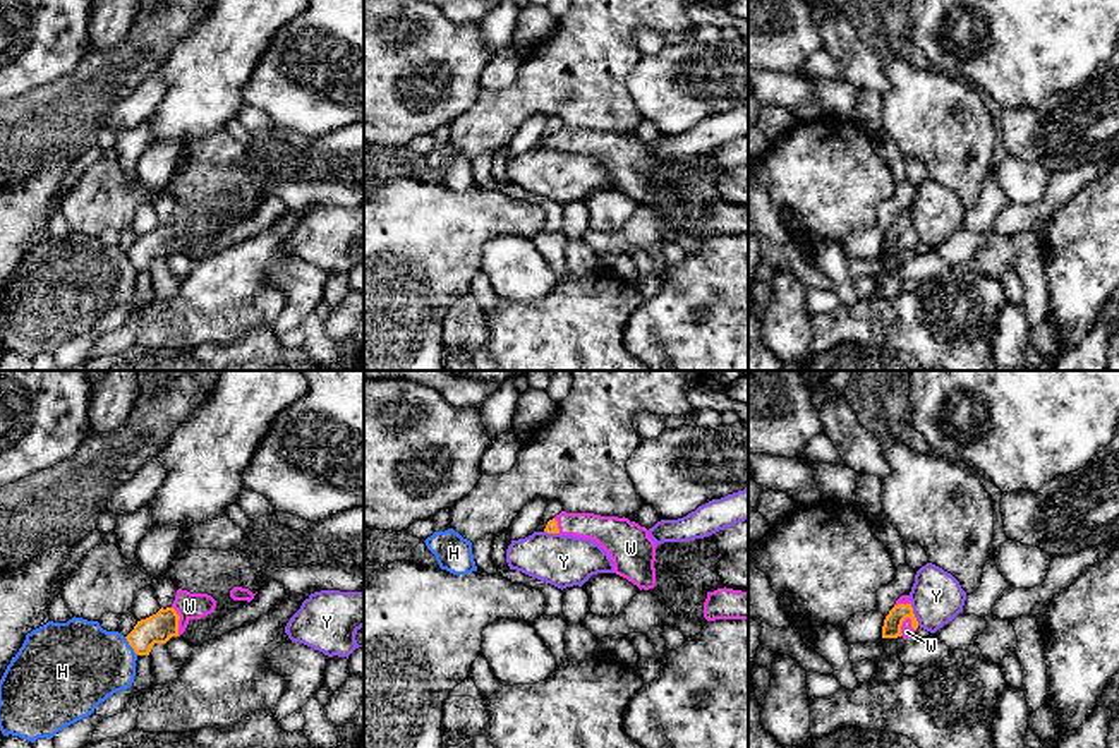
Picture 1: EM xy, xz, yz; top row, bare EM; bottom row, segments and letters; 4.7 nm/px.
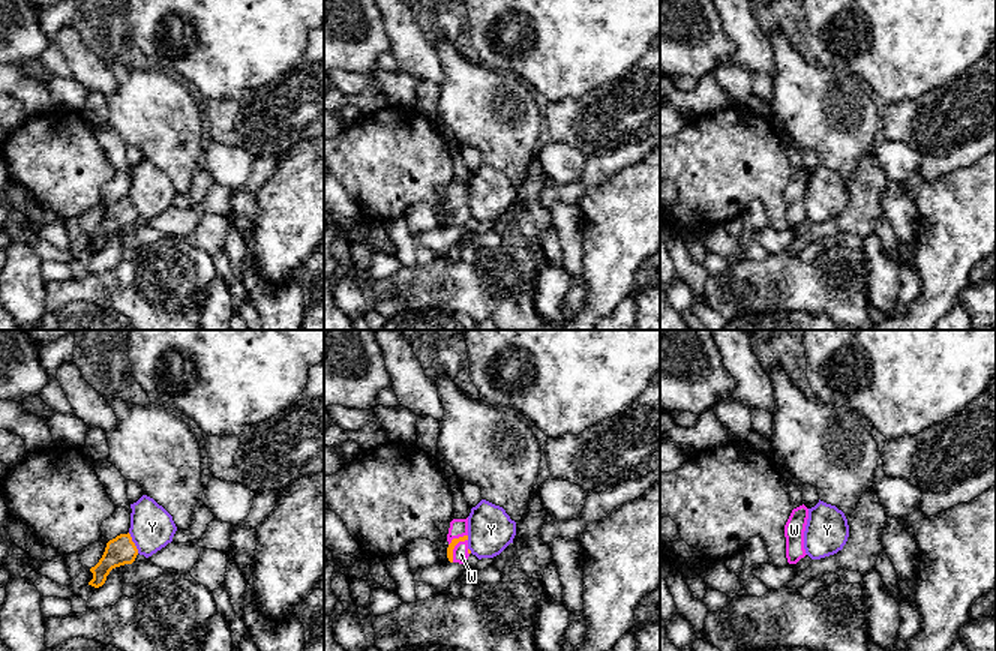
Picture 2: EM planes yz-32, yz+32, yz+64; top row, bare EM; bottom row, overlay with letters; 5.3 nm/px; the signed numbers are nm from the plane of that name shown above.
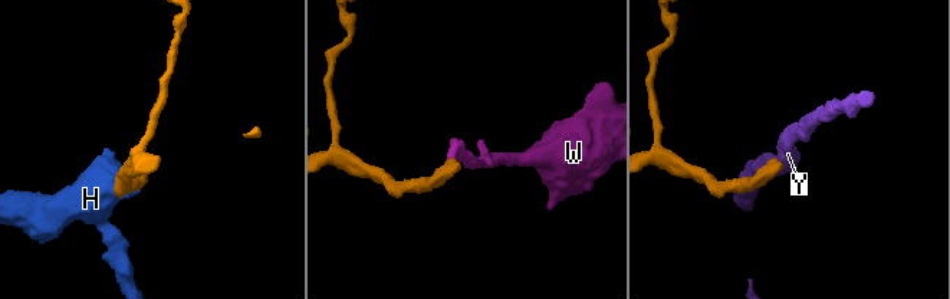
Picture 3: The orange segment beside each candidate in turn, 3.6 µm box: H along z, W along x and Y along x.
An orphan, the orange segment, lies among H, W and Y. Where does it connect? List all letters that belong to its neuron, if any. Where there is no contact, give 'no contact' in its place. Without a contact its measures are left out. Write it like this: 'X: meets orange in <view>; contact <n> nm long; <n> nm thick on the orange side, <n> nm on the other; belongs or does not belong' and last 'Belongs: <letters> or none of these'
H: meets orange in xy; contact 110 nm long; 140 nm thick on the orange side, 400 nm on the other; does not belong
W: meets orange in yz; contact 100 nm long; 90 nm thick on the orange side, 60 nm on the other; belongs
Y: meets orange in yz; contact 110 nm long; 90 nm thick on the orange side, 240 nm on the other; does not belong
Belongs: W

